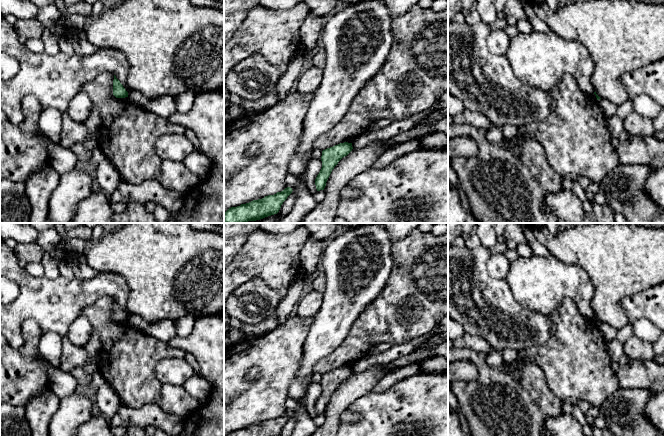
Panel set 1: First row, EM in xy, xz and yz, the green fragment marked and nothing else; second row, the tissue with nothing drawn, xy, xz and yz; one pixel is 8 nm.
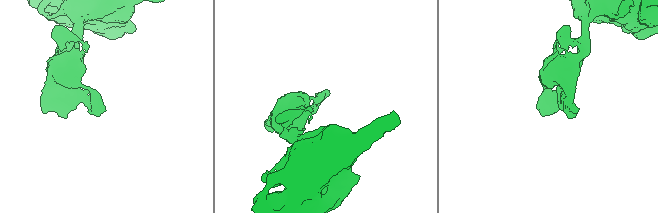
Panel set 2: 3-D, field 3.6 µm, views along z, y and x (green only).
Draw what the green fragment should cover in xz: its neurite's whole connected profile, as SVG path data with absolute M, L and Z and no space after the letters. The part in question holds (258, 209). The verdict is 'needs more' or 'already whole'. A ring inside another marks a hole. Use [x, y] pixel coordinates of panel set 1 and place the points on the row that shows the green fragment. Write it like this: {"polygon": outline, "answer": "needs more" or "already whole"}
{"polygon": "M287 187L274 195L231 207L224 213L224 223L247 223L277 214L292 191L292 188Z", "answer": "already whole"}

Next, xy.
{"polygon": "M114 75L114 80L113 80L113 95L116 98L128 97L128 92L125 90L125 88L120 83L120 81L116 78L115 75Z", "answer": "already whole"}

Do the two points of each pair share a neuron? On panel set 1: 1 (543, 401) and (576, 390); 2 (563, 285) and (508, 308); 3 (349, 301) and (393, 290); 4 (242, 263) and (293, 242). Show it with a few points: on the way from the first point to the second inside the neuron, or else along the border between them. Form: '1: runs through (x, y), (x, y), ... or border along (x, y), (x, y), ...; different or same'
1: border along (545, 376), (548, 388), (562, 403); different
2: border along (507, 283), (518, 303), (525, 308), (541, 312); different
3: border along (389, 273), (384, 288), (363, 312); different
4: runs through (255, 259), (262, 256), (276, 256), (280, 252); same

